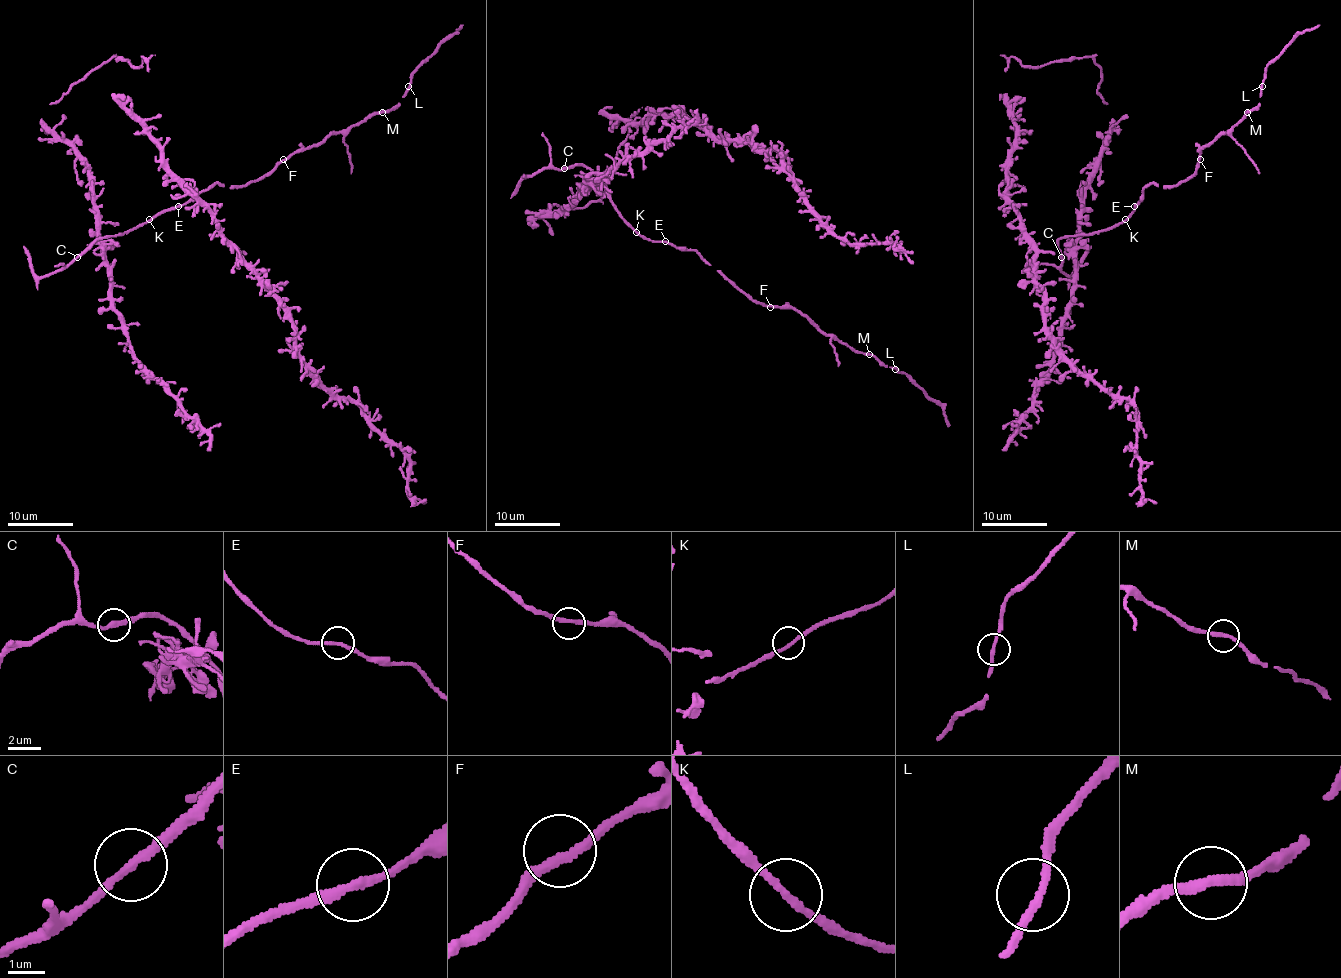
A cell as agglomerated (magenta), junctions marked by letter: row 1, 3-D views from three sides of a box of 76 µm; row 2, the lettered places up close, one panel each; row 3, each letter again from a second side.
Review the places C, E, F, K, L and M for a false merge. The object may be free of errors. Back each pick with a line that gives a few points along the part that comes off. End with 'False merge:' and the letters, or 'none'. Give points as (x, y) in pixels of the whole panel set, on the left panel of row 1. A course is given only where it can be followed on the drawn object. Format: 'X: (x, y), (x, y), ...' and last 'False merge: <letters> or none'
False merge: none

